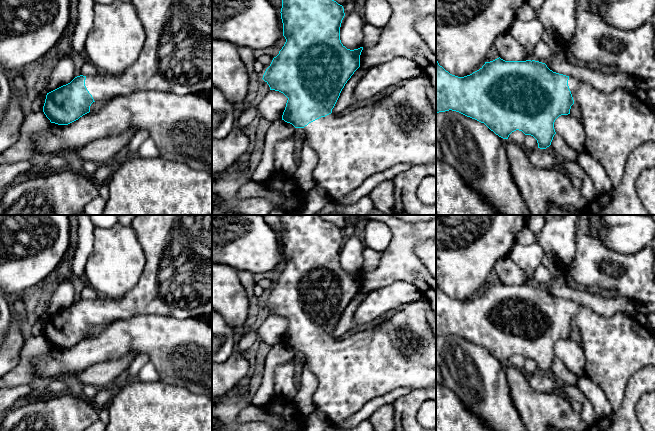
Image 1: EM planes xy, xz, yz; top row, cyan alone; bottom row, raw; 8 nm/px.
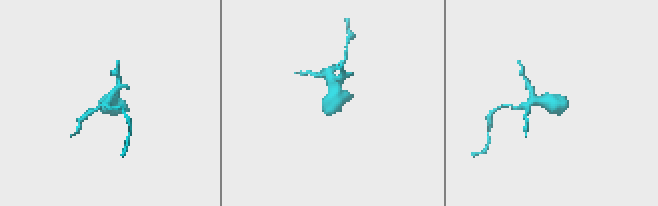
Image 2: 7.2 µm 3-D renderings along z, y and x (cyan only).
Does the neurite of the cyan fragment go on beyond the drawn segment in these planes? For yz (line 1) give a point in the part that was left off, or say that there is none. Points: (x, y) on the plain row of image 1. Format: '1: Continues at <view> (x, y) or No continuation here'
1: Continues at yz (615, 347)

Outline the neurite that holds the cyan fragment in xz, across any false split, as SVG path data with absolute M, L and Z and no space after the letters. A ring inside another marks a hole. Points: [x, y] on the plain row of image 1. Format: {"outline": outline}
{"outline": "M280 215L282 222L281 243L283 247L283 260L286 266L279 278L273 282L270 290L266 293L263 304L269 309L270 314L275 314L283 317L287 322L285 334L282 339L282 344L292 348L295 352L303 352L305 362L303 367L310 369L318 379L318 387L313 395L313 402L316 409L323 411L330 423L330 426L341 424L353 414L360 411L369 401L382 397L396 389L411 388L412 390L431 389L436 387L436 335L432 332L426 320L426 309L428 305L422 301L415 301L399 308L395 313L390 313L385 320L377 326L358 332L343 341L337 341L332 333L334 332L342 313L347 305L351 302L354 296L360 291L360 279L363 271L350 274L347 273L340 264L340 251L345 240L344 232L336 225L323 220L319 215Z"}

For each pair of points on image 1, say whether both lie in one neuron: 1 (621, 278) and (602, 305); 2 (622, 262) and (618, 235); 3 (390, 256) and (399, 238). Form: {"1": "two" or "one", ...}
{"1": "two", "2": "two", "3": "one"}

